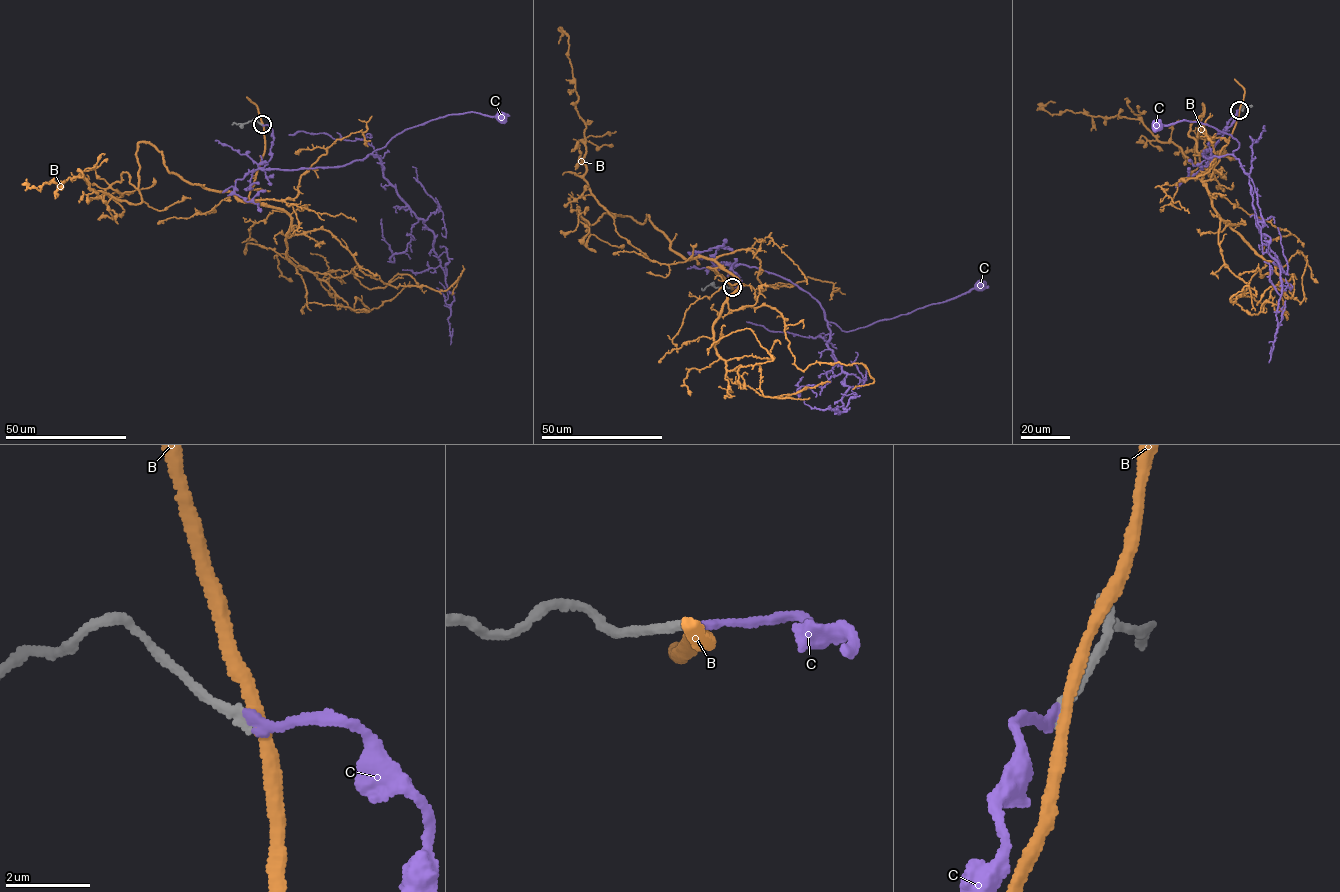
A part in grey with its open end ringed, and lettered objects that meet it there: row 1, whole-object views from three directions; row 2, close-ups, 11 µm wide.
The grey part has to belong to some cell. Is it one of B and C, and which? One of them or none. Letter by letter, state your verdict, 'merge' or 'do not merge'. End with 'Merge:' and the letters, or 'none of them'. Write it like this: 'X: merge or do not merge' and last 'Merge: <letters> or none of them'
B: do not merge
C: merge
Merge: C

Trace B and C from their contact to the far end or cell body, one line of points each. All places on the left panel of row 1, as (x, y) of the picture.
B: (262, 124), (258, 202), (184, 180), (142, 142), (139, 203), (83, 176), (26, 180)
C: (262, 125), (273, 139), (261, 169), (289, 170), (344, 166), (406, 129), (449, 114), (500, 117)

